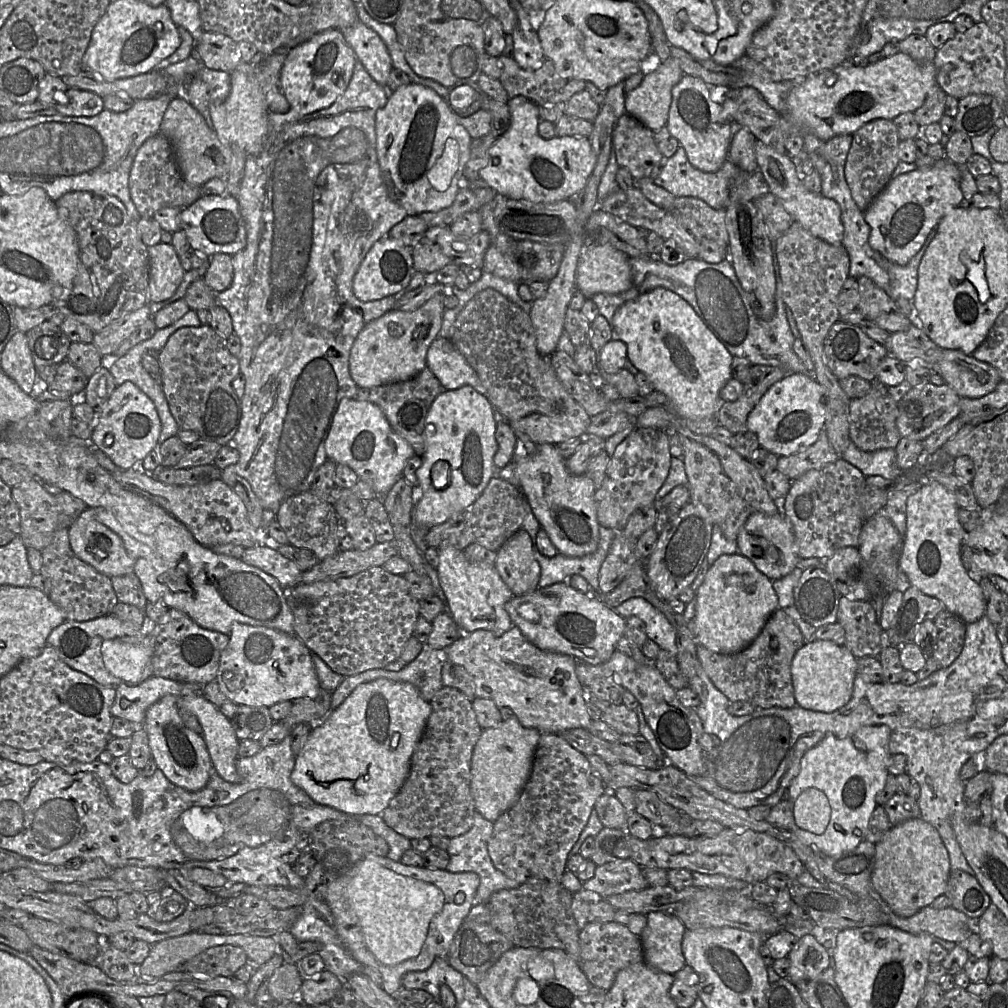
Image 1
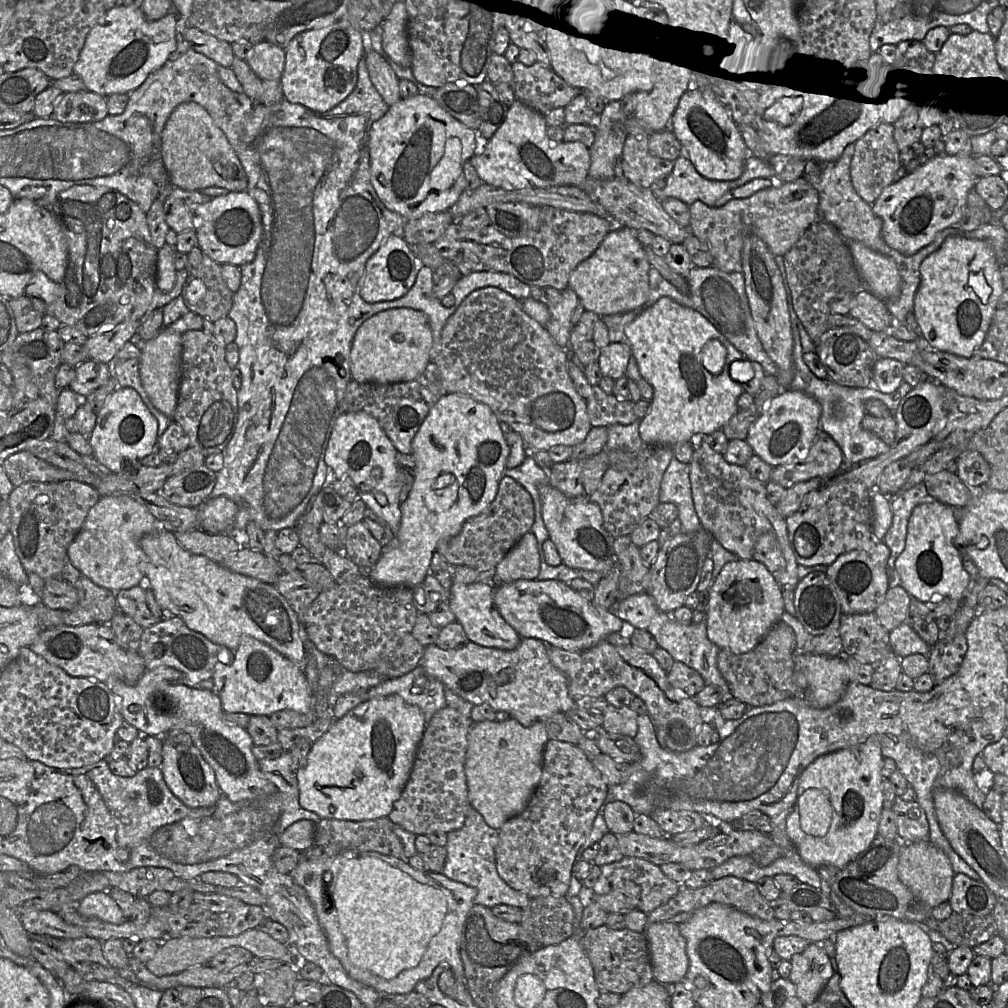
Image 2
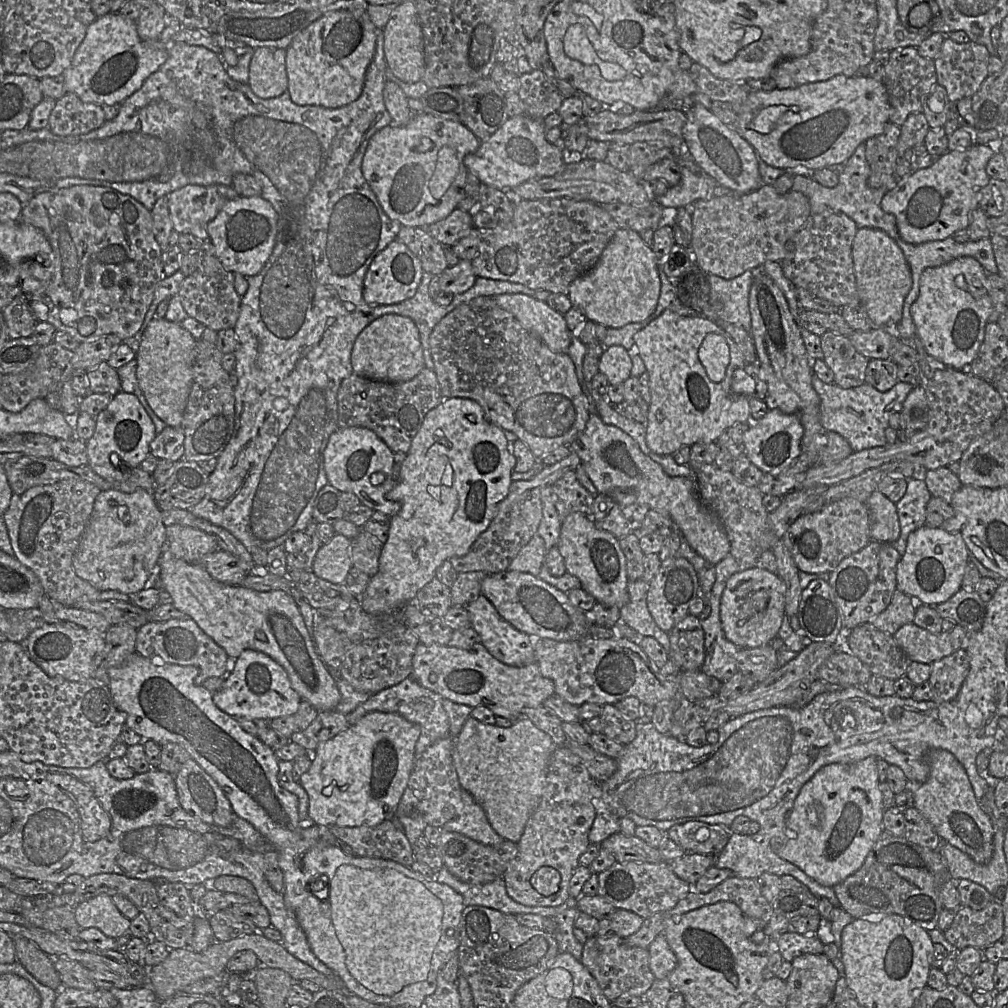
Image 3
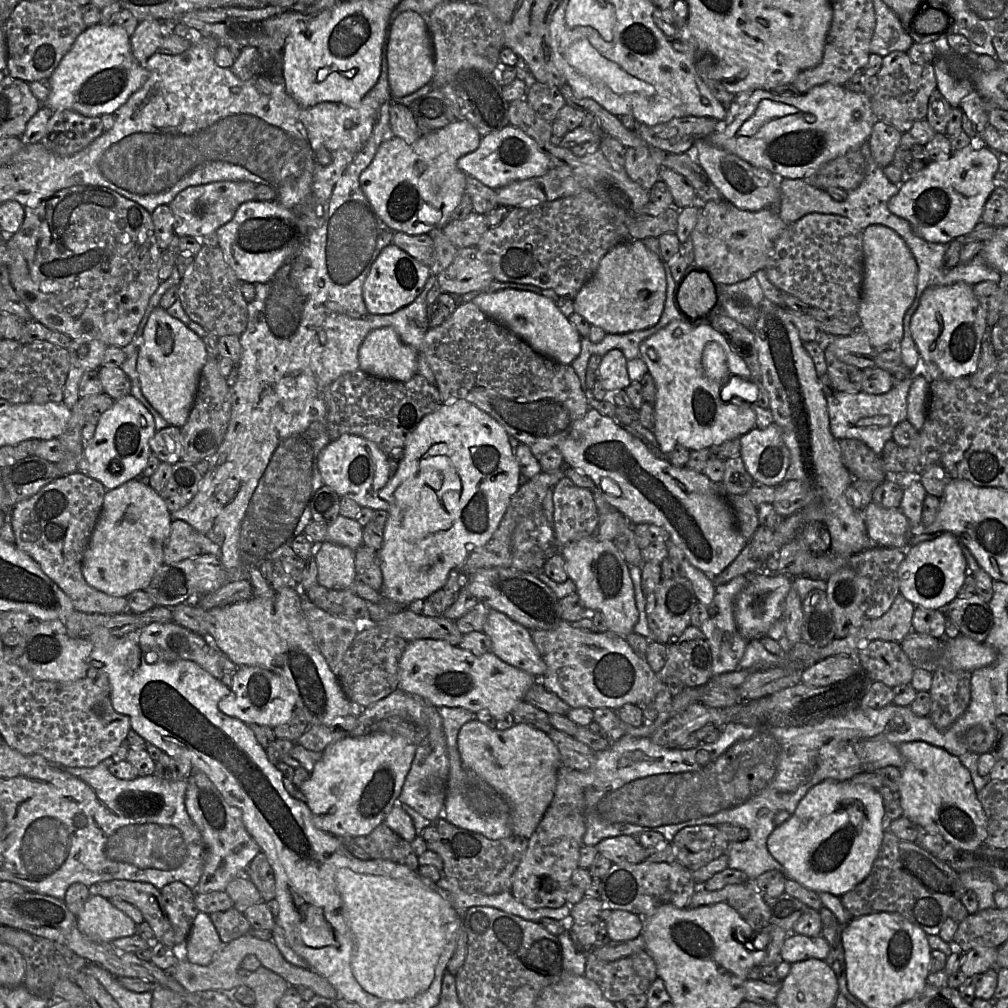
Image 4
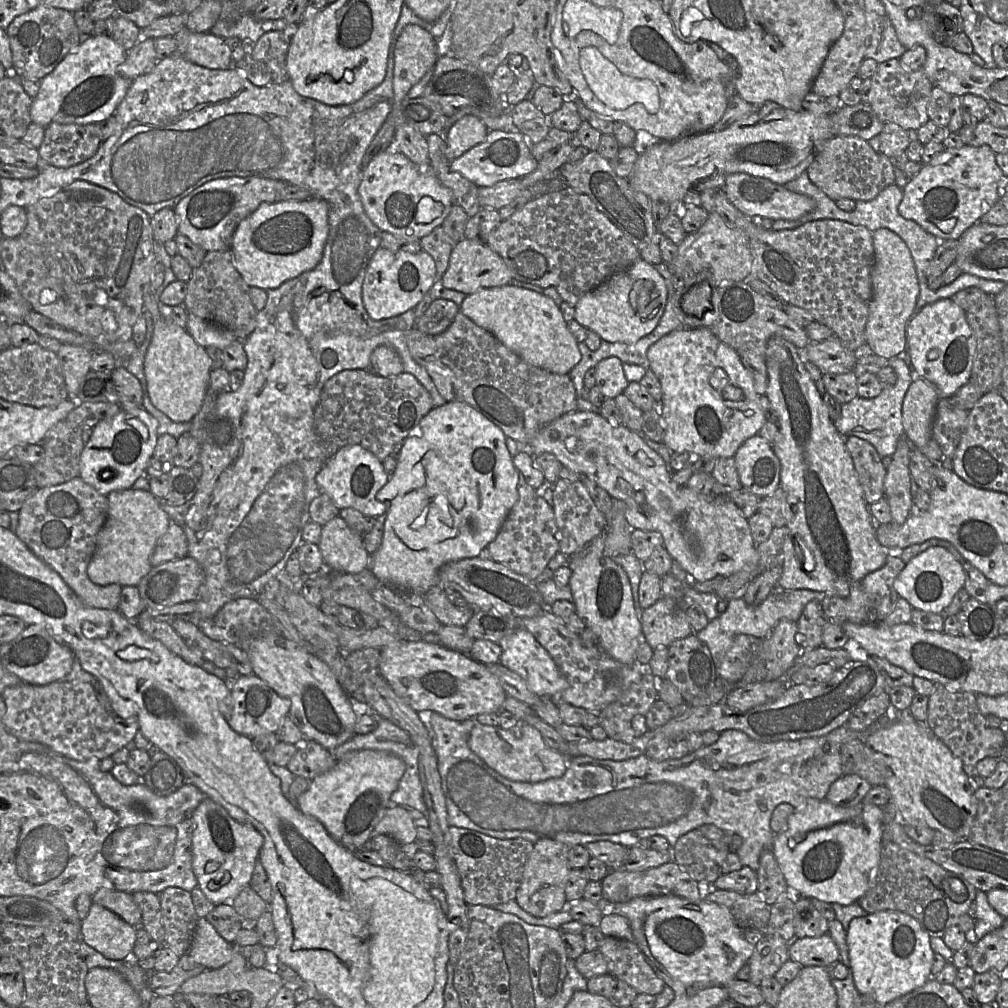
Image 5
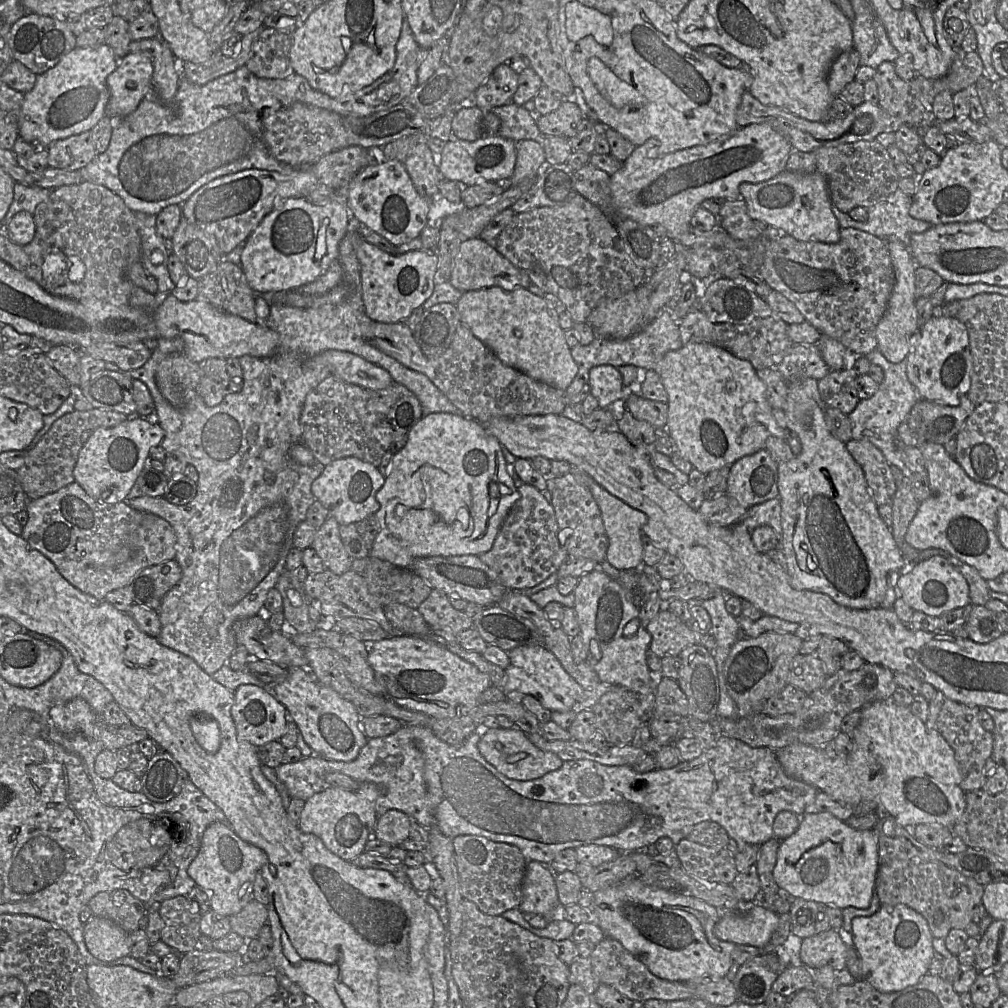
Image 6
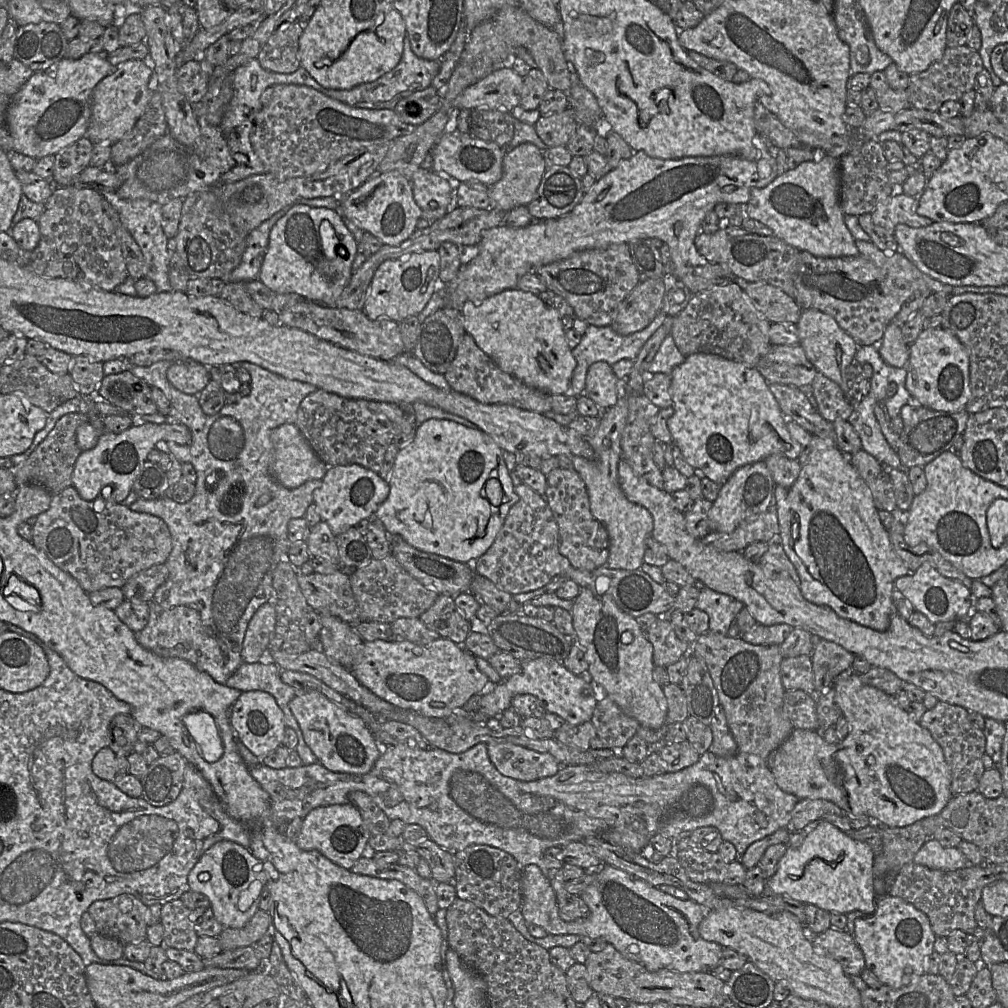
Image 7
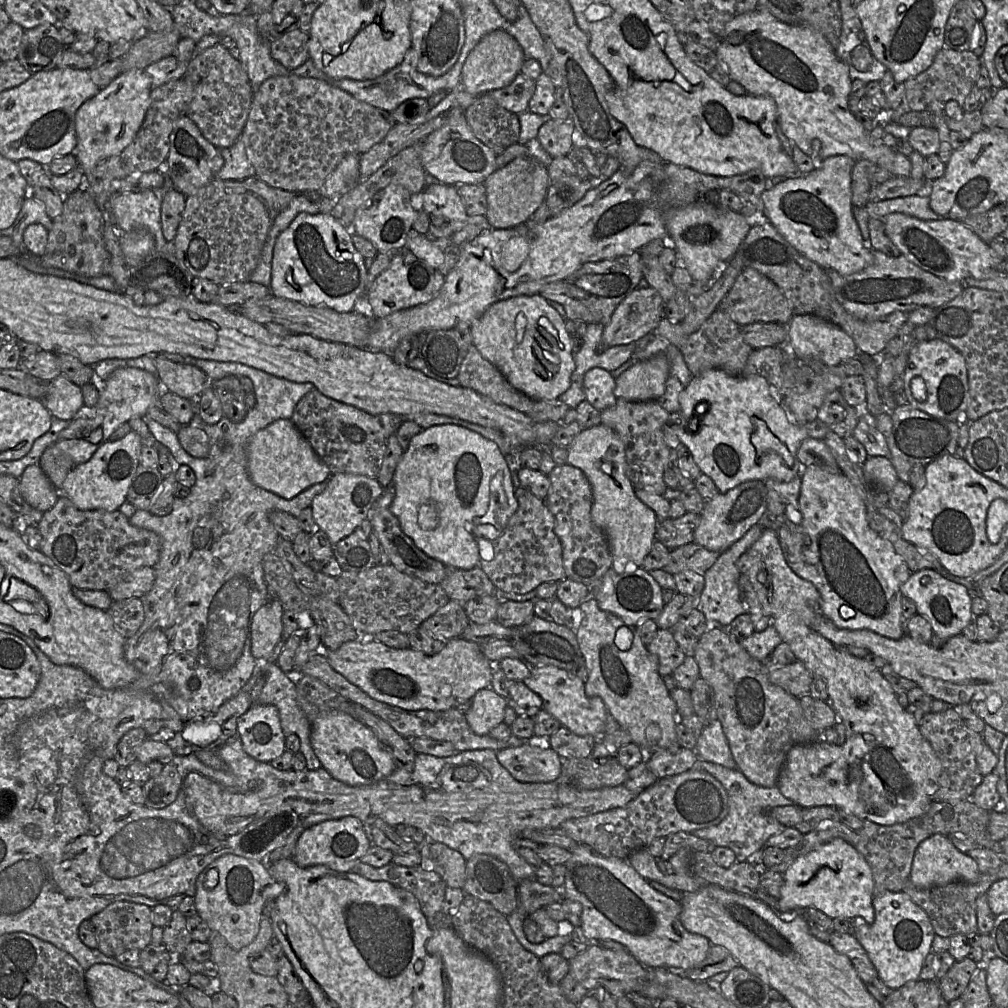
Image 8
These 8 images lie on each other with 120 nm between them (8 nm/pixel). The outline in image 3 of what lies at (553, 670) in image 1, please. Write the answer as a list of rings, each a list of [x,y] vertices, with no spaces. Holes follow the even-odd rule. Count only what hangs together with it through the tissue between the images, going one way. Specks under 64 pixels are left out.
[[[418,643],[413,655],[412,667],[411,676],[422,686],[441,697],[472,708],[486,706],[495,716],[505,717],[513,721],[521,718],[525,709],[542,706],[548,697],[555,694],[554,682],[541,674],[536,662],[523,667],[508,666],[494,658],[481,643],[475,644],[469,650],[448,645]]]

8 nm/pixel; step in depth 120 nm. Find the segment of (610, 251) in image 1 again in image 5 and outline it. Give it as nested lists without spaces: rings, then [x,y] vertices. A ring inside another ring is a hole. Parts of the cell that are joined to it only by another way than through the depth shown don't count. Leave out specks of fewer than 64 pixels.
[[[640,258],[582,296],[574,306],[574,319],[603,340],[635,343],[656,328],[666,302],[667,287],[664,278],[652,264]]]

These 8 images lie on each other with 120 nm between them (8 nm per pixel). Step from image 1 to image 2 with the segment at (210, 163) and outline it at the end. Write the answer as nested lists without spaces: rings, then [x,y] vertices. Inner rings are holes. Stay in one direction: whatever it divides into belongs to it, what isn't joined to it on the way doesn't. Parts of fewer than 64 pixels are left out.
[[[196,102],[181,103],[169,116],[162,132],[161,158],[175,188],[200,191],[216,186],[229,192],[247,189],[248,178],[236,152],[209,112]]]

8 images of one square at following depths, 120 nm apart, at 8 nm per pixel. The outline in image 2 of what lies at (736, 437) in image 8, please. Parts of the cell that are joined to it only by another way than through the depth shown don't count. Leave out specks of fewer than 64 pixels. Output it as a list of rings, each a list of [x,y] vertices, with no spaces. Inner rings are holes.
[[[663,296],[628,323],[624,333],[631,343],[632,355],[637,361],[641,376],[653,387],[650,412],[640,420],[639,424],[639,434],[644,444],[673,446],[689,441],[695,434],[711,434],[722,429],[725,423],[737,413],[739,410],[737,399],[744,390],[742,384],[731,377],[731,363],[744,362],[744,355],[701,313],[680,305],[670,297]],[[711,339],[719,340],[727,350],[724,367],[717,375],[710,373],[701,360],[702,348]]]

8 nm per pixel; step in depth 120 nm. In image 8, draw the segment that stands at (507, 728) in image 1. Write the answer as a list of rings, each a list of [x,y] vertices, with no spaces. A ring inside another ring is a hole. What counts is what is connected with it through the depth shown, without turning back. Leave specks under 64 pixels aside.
[[[532,737],[519,746],[496,751],[496,758],[520,782],[552,782],[560,776],[561,757],[550,747],[548,739],[545,740]]]

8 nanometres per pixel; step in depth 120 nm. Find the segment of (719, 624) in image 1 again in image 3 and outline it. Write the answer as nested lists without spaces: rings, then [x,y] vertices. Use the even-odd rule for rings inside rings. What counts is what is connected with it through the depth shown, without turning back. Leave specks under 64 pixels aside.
[[[753,567],[733,574],[727,581],[721,598],[720,618],[724,634],[739,648],[767,645],[778,636],[786,614],[786,584],[776,574]]]

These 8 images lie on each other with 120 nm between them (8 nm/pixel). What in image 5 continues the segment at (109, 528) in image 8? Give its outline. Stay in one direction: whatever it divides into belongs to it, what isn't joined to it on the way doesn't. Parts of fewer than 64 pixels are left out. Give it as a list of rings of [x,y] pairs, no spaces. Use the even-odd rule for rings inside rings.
[[[80,477],[65,483],[37,489],[23,504],[19,512],[17,537],[46,565],[57,572],[75,595],[87,606],[118,610],[123,587],[119,584],[100,586],[93,583],[87,574],[87,567],[96,549],[96,539],[108,515],[108,499],[98,493]],[[170,522],[168,530],[157,542],[151,556],[152,566],[188,556],[188,541],[181,526]]]

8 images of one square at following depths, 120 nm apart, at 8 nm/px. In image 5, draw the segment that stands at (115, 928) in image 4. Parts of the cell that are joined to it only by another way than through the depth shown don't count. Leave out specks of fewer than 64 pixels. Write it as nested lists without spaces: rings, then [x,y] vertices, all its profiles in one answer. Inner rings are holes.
[[[93,903],[88,915],[81,921],[81,935],[84,942],[111,960],[123,960],[133,951],[136,944],[136,928],[131,926],[118,915]]]

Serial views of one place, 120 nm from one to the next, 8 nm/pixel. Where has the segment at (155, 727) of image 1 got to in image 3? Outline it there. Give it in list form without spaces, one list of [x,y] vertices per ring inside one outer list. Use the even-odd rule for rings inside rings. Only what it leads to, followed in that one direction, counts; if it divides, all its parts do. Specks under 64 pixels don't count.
[[[192,758],[174,778],[179,804],[189,814],[222,828],[229,827],[237,817],[215,780]]]

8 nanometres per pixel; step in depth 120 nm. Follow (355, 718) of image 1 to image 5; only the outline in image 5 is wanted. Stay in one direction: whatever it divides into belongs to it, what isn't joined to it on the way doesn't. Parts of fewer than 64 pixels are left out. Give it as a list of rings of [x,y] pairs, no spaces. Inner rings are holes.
[[[349,751],[336,761],[332,769],[310,782],[308,789],[297,799],[297,807],[303,814],[320,821],[331,837],[354,853],[371,838],[372,830],[383,818],[388,807],[398,806],[396,803],[390,804],[390,796],[398,787],[405,769],[405,762],[400,757],[386,751]]]

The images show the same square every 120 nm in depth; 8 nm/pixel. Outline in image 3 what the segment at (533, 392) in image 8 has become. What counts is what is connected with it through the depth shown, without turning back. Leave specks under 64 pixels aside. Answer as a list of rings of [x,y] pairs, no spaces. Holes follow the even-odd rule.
[[[521,293],[501,294],[492,298],[552,351],[567,353],[572,333],[564,316],[545,301]]]

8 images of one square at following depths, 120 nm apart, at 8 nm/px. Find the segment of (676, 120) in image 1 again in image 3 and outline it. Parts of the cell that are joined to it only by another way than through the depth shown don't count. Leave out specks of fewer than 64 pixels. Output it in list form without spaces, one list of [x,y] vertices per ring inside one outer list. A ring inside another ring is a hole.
[[[694,103],[686,112],[687,120],[682,129],[683,138],[687,144],[686,153],[690,151],[696,163],[720,186],[746,194],[765,185],[759,173],[759,156],[753,147],[743,139],[733,128],[725,125],[710,110],[700,103]]]

